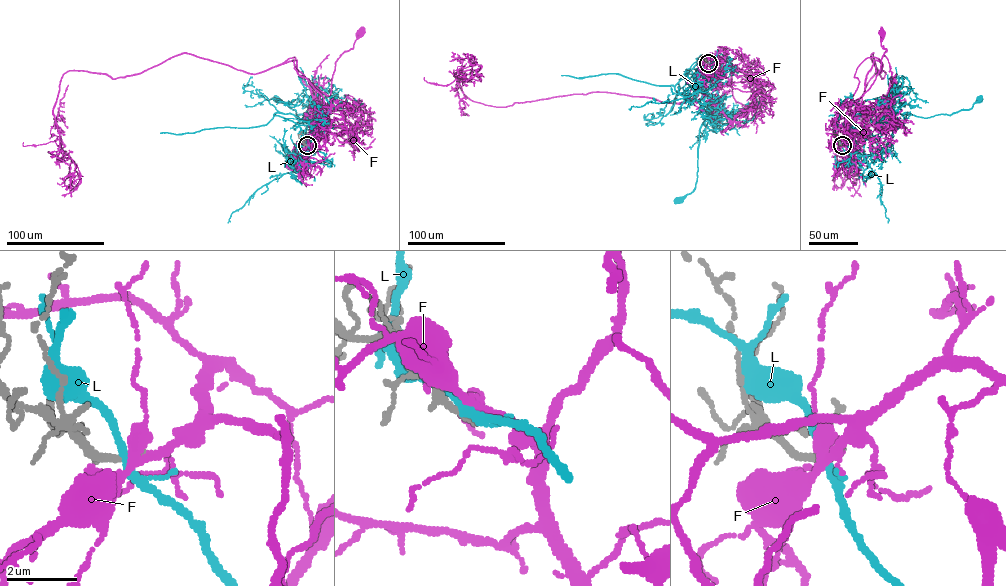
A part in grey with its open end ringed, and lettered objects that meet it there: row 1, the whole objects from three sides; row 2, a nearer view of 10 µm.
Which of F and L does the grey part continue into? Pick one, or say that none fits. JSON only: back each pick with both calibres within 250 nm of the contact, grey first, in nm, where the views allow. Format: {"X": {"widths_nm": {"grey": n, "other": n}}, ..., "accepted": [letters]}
{"F": {"widths_nm": {"grey": 200, "other": 320}}, "accepted": ["F"]}

